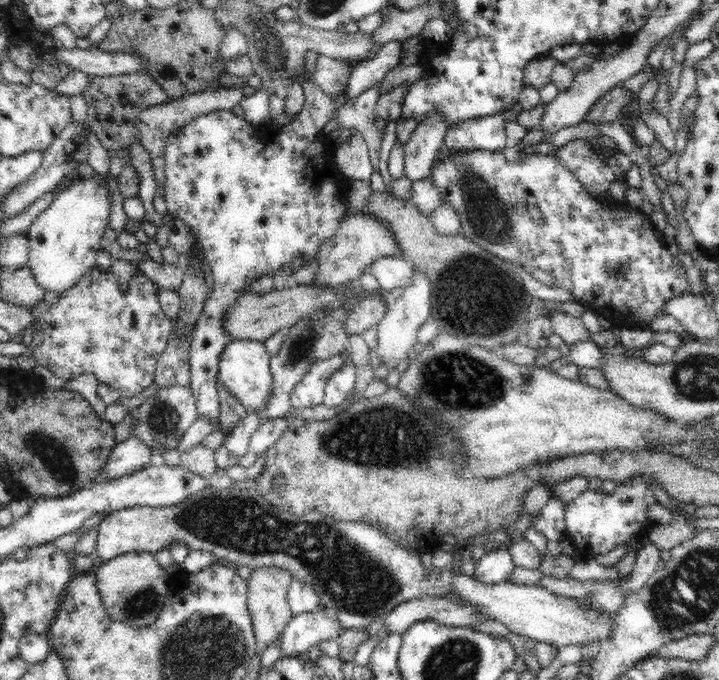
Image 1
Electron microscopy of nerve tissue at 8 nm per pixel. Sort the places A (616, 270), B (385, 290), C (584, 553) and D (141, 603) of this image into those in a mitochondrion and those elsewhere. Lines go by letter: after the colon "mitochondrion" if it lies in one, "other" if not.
A: mitochondrion
B: other
C: other
D: mitochondrion

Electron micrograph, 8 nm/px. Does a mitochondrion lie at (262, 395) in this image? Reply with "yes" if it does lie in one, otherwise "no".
no

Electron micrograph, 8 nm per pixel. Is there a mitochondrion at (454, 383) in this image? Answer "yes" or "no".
yes

